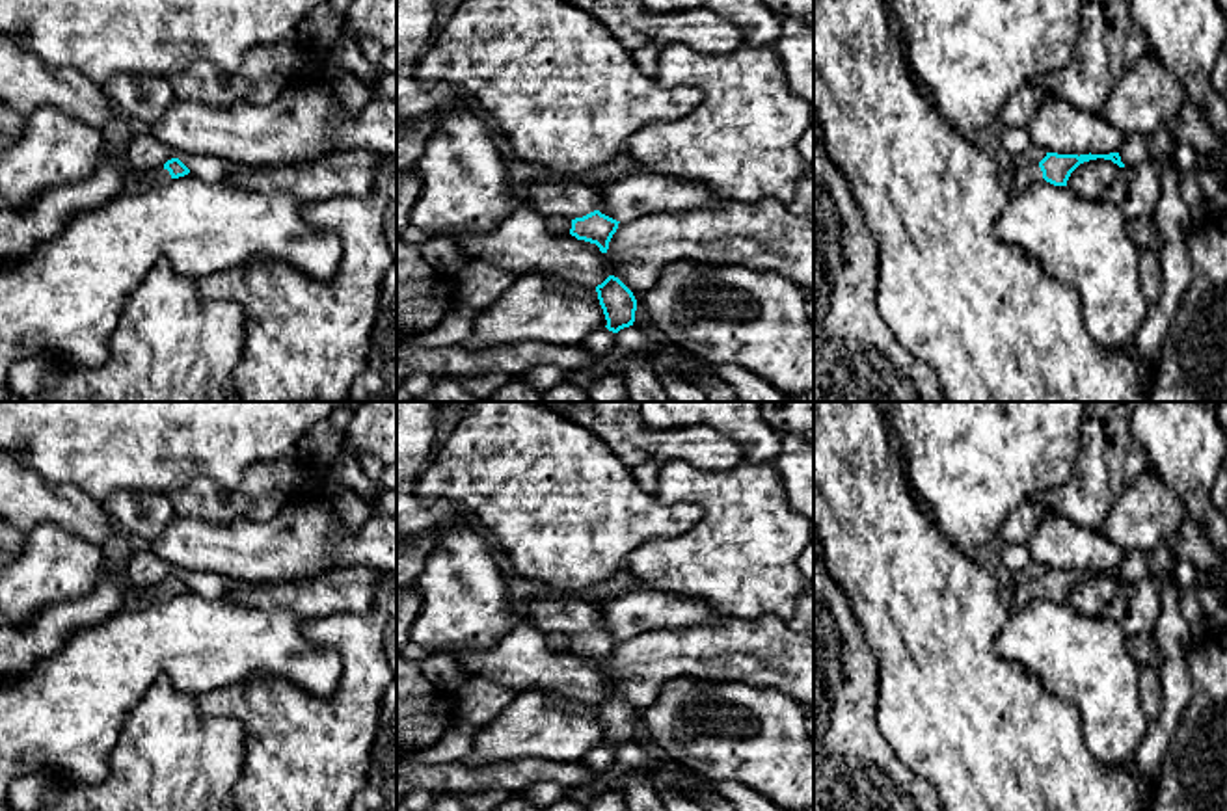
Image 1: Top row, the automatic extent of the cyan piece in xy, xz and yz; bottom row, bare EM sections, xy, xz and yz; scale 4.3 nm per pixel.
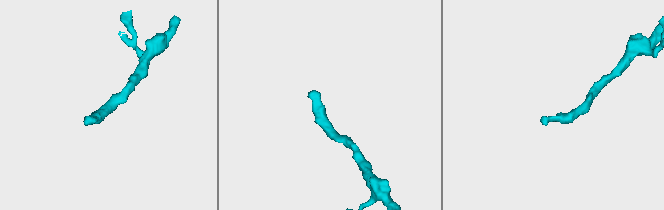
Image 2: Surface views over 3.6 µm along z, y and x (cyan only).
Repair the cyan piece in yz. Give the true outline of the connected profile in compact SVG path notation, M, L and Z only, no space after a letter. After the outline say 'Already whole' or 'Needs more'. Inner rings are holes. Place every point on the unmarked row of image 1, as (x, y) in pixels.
M1046 569L1046 573L1039 580L1026 580L1017 584L1011 605L1007 606L1011 614L1024 608L1028 603L1031 603L1037 597L1046 597L1054 603L1067 603L1067 597L1071 590L1084 578L1089 577L1112 577L1119 584L1125 584L1121 578L1119 569L1110 571L1058 571L1058 569Z. Needs more

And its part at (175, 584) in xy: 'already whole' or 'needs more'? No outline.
needs more

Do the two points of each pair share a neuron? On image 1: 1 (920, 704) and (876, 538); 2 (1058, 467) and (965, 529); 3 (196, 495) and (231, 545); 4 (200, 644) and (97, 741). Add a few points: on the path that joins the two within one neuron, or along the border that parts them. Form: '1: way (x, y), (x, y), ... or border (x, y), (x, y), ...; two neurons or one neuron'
1: way (920, 663), (920, 601), (905, 579); one neuron
2: way (1036, 467), (1026, 467), (987, 506); one neuron
3: border (175, 514), (215, 521), (257, 519); two neurons
4: way (168, 644), (103, 709); one neuron

